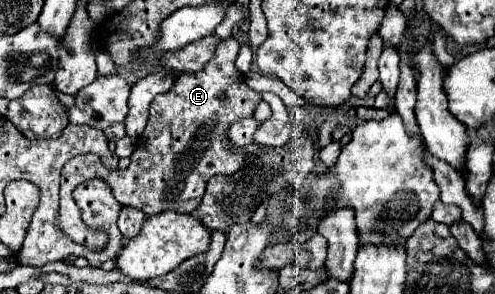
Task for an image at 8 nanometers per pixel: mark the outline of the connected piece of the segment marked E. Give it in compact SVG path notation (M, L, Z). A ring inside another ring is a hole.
M229 37L217 45L215 57L205 65L201 73L181 73L167 93L157 95L149 107L149 121L137 149L131 155L127 169L108 170L97 155L85 153L73 157L61 171L61 229L79 245L87 249L104 249L108 235L102 229L91 229L83 223L81 211L73 201L73 189L89 179L103 179L115 199L123 207L135 207L145 215L157 215L161 211L193 213L205 193L205 183L213 175L235 173L245 163L245 153L233 153L227 145L225 129L231 123L251 117L261 101L261 93L247 87L243 75L235 67L239 43Z

